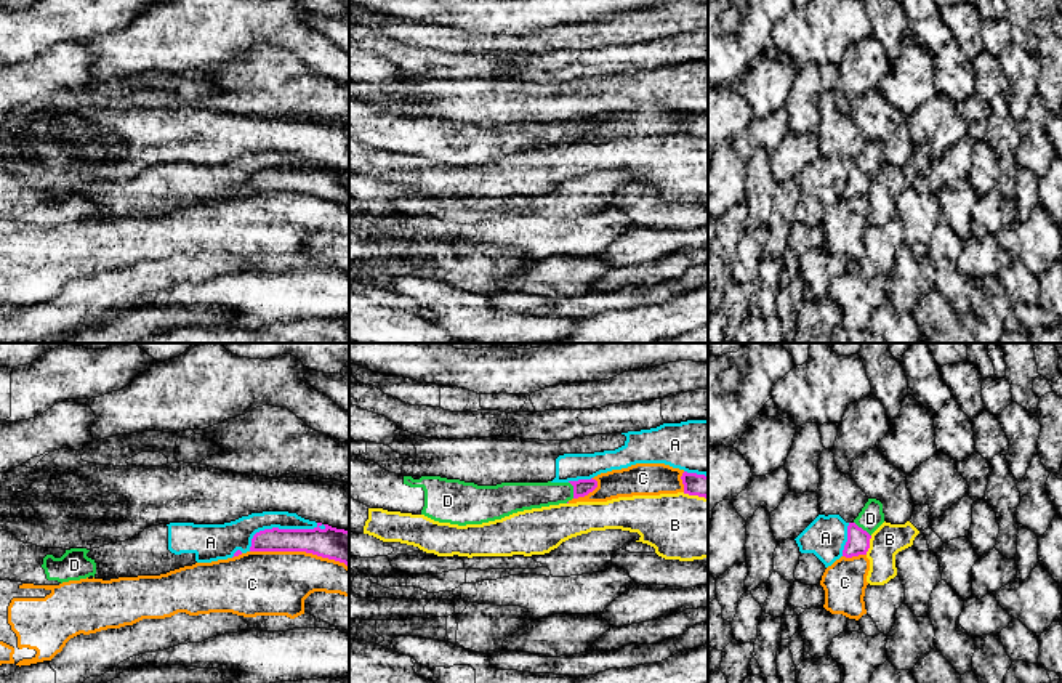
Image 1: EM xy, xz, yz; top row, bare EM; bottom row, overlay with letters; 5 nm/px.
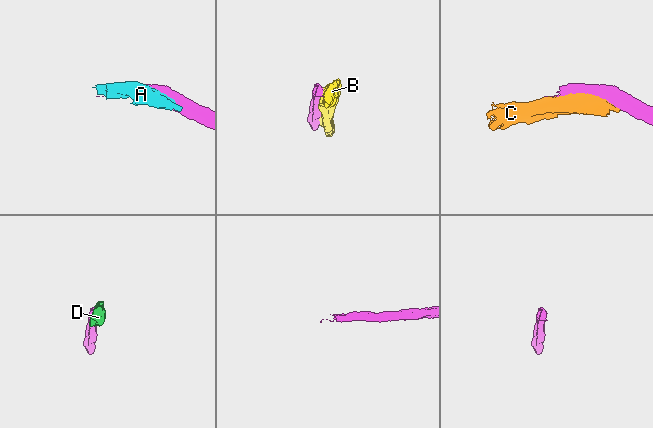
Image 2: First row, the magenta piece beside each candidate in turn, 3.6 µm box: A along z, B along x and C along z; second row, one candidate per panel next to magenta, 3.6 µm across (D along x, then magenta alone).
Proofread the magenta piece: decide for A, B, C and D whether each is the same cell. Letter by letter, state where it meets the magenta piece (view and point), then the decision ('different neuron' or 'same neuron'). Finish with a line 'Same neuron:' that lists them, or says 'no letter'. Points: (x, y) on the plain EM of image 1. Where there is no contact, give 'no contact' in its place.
A: xy (282, 170) | different neuron
B: yz (868, 186) | different neuron
C: xy (300, 191) | different neuron
D: yz (860, 169) | same neuron
Same neuron: D

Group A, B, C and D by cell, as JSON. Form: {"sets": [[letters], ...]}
{"sets": [["A"], ["B"], ["C"], ["D"]]}

